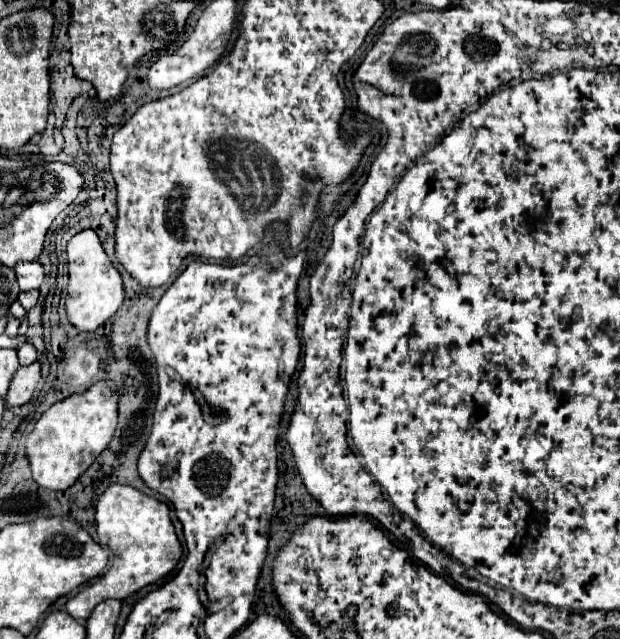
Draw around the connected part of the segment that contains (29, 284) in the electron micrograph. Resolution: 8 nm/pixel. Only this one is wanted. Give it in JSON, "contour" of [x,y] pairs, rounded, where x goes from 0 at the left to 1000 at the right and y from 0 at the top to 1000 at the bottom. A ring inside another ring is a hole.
{"contour":[[[32,410],[32,416],[23,419],[32,454],[55,454],[65,451],[71,438],[71,419],[65,410]]]}

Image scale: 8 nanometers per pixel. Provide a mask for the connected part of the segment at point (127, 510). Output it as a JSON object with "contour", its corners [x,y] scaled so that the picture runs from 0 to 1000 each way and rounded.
{"contour":[[[181,757],[161,776],[155,789],[155,826],[161,848],[184,864],[184,879],[158,911],[132,920],[119,936],[106,942],[106,958],[123,970],[139,970],[152,948],[165,939],[187,936],[200,939],[203,933],[223,926],[226,920],[265,905],[274,898],[294,873],[294,851],[274,817],[271,789],[229,773],[213,761]]]}

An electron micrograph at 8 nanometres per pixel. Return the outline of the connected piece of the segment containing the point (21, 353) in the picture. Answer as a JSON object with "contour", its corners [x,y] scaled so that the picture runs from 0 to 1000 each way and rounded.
{"contour":[[[42,535],[39,541],[32,541],[32,545],[29,545],[29,563],[32,563],[32,570],[35,570],[35,573],[45,573],[45,570],[58,567],[58,560],[61,560],[58,545],[55,545],[48,535]]]}

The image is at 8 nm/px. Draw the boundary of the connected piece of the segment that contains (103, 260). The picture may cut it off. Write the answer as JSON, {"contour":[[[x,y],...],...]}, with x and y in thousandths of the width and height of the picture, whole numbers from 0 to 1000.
{"contour":[[[142,357],[126,363],[110,376],[110,463],[106,463],[106,491],[110,501],[126,516],[155,516],[165,510],[177,495],[187,491],[187,485],[200,473],[200,444],[194,426],[184,419],[181,407],[171,401],[158,366]]]}

